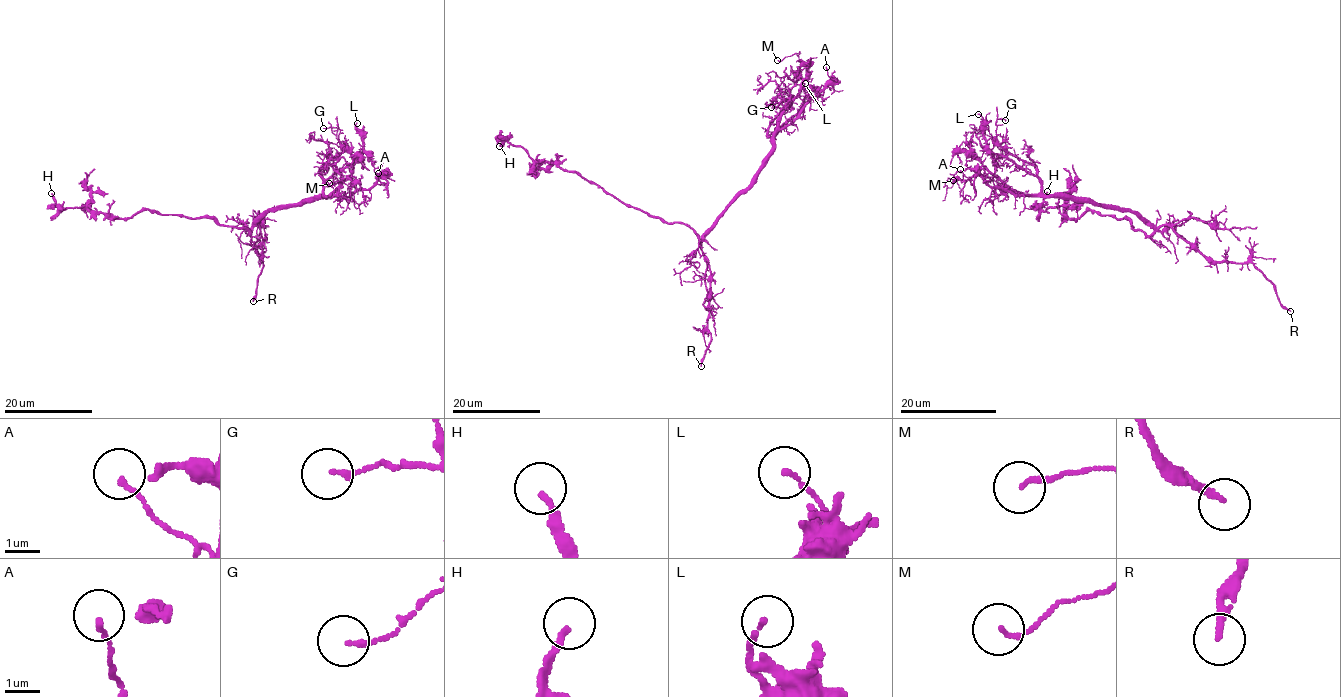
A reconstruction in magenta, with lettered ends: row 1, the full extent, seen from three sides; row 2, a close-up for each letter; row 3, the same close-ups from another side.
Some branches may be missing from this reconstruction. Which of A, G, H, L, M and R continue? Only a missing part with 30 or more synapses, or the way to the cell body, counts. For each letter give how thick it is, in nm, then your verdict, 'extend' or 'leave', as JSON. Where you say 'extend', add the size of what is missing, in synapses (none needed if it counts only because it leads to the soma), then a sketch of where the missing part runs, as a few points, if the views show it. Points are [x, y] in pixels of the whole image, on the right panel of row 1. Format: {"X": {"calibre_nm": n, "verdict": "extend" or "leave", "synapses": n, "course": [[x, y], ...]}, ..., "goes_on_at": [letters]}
{"A": {"calibre_nm": 130, "verdict": "leave"}, "G": {"calibre_nm": 140, "verdict": "leave"}, "H": {"calibre_nm": 170, "verdict": "leave"}, "L": {"calibre_nm": 120, "verdict": "leave"}, "M": {"calibre_nm": 140, "verdict": "leave"}, "R": {"calibre_nm": 190, "verdict": "extend", "course": [[1290, 311], [1300, 315], [1308, 329], [1307, 351], [1320, 347], [1329, 353]]}, "goes_on_at": ["R"]}

